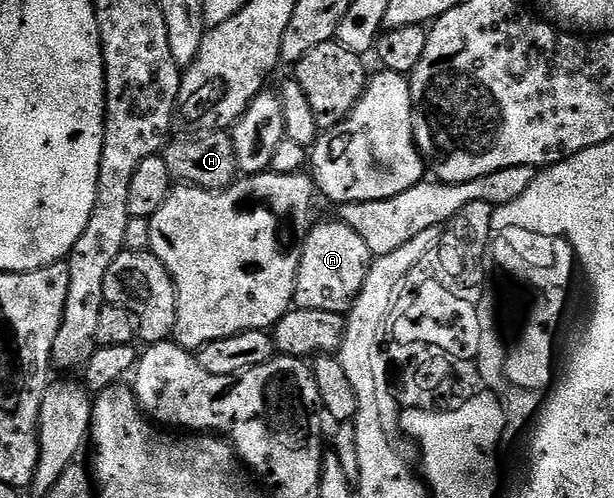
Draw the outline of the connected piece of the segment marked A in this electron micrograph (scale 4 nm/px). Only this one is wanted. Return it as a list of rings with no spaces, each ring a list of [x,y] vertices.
[[[333,219],[321,225],[313,224],[300,250],[300,266],[296,276],[295,308],[314,311],[334,311],[347,314],[366,283],[374,255],[362,235],[344,221]]]

